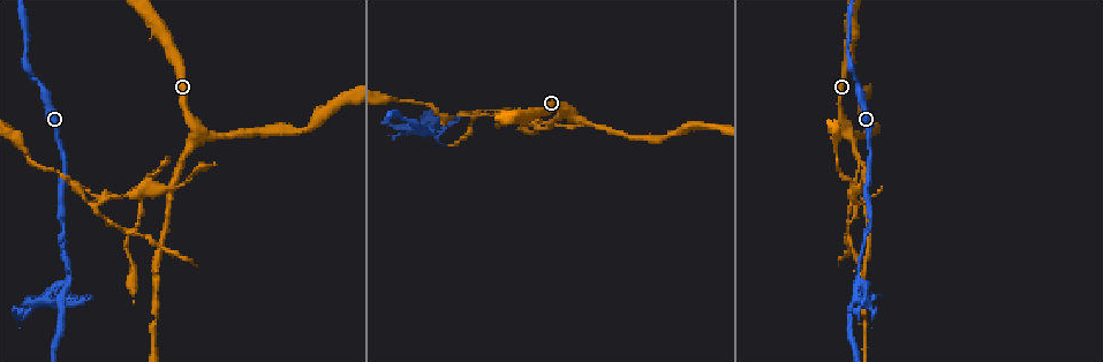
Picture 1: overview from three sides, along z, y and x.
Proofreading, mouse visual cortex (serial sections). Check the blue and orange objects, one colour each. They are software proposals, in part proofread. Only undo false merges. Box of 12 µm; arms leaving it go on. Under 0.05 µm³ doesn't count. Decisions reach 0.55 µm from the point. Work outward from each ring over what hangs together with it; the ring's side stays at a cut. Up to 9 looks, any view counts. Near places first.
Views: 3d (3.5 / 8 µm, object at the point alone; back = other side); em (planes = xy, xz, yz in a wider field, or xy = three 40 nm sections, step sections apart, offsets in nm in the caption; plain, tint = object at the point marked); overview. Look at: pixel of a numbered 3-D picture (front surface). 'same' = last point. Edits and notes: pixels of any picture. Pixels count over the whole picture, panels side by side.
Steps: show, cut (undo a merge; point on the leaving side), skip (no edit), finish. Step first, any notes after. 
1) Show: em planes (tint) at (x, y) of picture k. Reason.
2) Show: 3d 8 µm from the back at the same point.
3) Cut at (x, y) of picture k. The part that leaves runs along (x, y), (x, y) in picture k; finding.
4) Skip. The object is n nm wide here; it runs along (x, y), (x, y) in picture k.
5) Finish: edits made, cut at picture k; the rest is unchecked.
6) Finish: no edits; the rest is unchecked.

Show: 3d 8 µm at (567, 114) of picture 1. Sudden change in width.

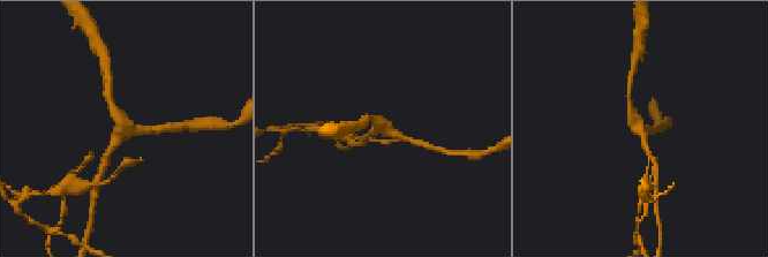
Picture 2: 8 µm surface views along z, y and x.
Show: 3d 3.5 µm at (639, 127) of picture 2. Zoom in.

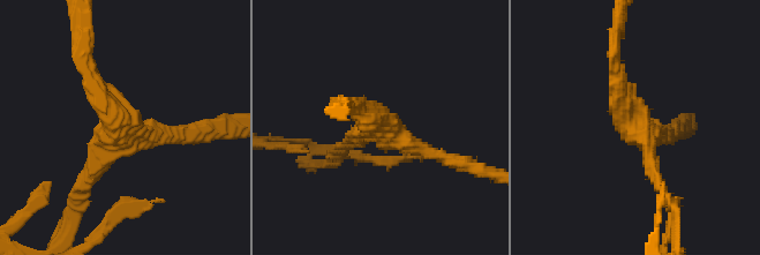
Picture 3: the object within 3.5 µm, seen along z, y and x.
Skip. 3 arms meet here; the arms are 200, 200, 250 nm wide; it runs along (617, 64), (619, 96), (664, 192) in picture 3; continuous, no second cell.

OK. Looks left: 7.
Show: 3d 3.5 µm at (169, 187) of picture 1. Side arm on a straight run.

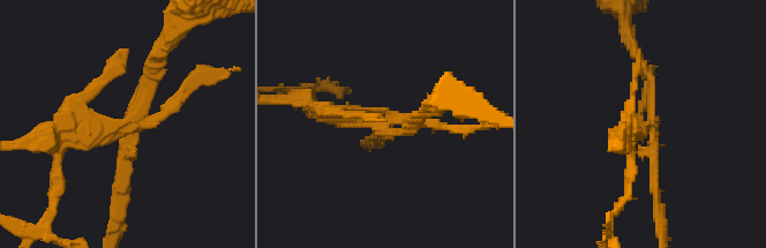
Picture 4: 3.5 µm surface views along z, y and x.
Show: em xy step 1 (tint) at (126, 122) of picture 4.

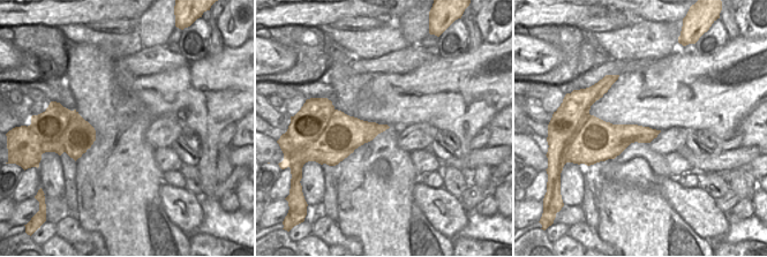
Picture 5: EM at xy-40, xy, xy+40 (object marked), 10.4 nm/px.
Show: em xy step 3 (tint) at the same point. Another direction.

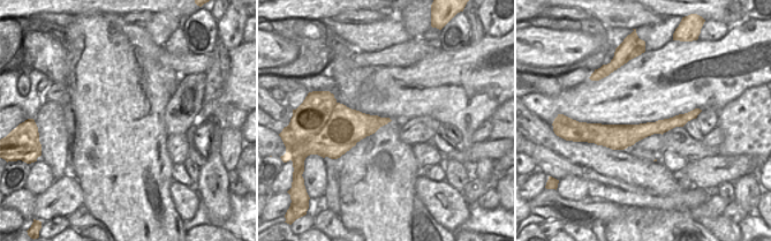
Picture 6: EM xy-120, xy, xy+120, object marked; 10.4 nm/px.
Cut at (81, 122) of picture 4. The object is 240 nm wide here; the part that leaves runs along (126, 127), (30, 141) in picture 4; two cells meet here.

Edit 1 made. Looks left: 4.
Show: 3d 8 µm at (855, 301) of picture 1. Three arms meet.

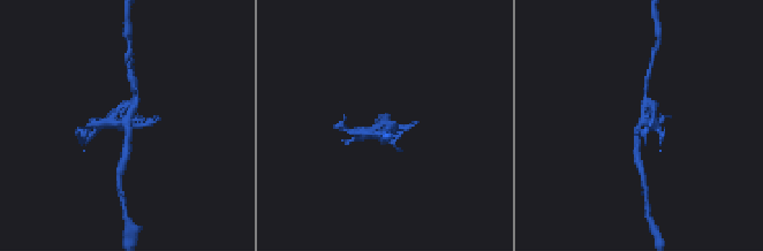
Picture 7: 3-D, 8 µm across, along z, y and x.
Show: 3d 3.5 µm at (642, 123) of picture 7.

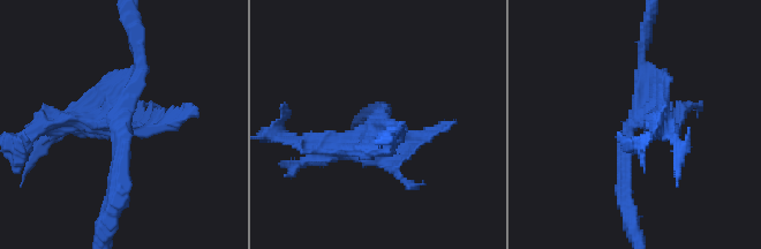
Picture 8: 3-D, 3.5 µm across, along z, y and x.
Cut at (329, 155) of picture 8. The part that leaves runs along (99, 123), (46, 123), (25, 144) in picture 8; two cells meet here.

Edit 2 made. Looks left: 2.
Finish: edits made, cut at picture 4, cut at picture 8; the rest is unchecked.

